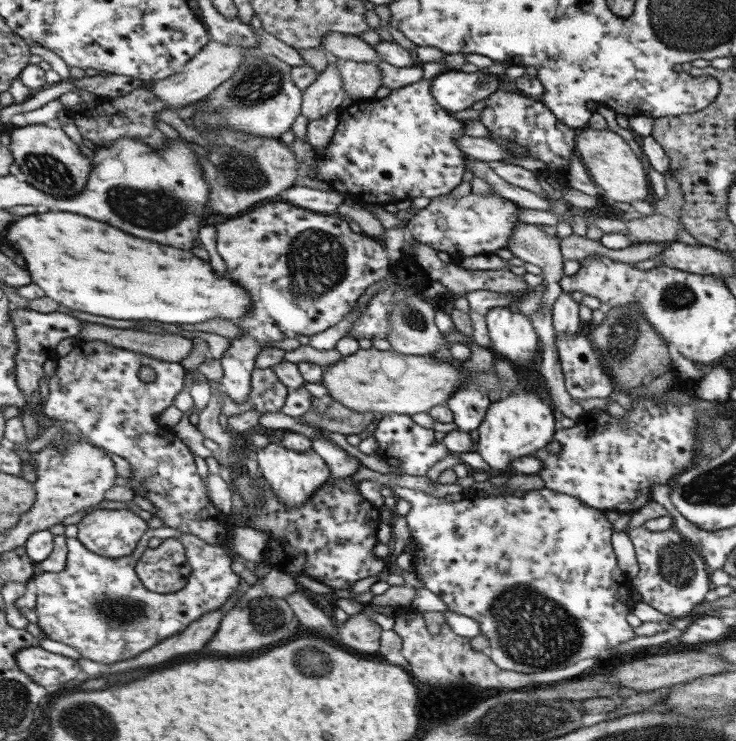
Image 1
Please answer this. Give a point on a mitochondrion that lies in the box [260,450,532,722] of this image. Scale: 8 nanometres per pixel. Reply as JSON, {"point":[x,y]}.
{"point":[322,668]}

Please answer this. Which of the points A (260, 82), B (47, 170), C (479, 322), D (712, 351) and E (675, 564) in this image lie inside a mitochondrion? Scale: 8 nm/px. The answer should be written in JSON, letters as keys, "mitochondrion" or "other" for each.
{"A":"mitochondrion","B":"mitochondrion","C":"other","D":"other","E":"mitochondrion"}

